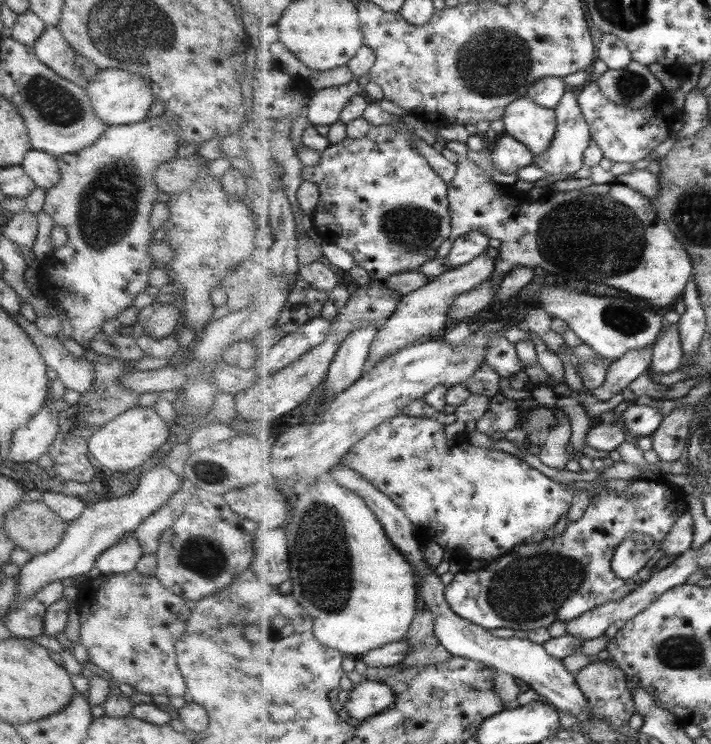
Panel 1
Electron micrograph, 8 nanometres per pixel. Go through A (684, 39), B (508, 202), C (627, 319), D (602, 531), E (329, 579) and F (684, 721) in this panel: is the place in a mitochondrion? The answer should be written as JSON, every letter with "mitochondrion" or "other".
{"A":"other","B":"other","C":"mitochondrion","D":"other","E":"mitochondrion","F":"other"}

